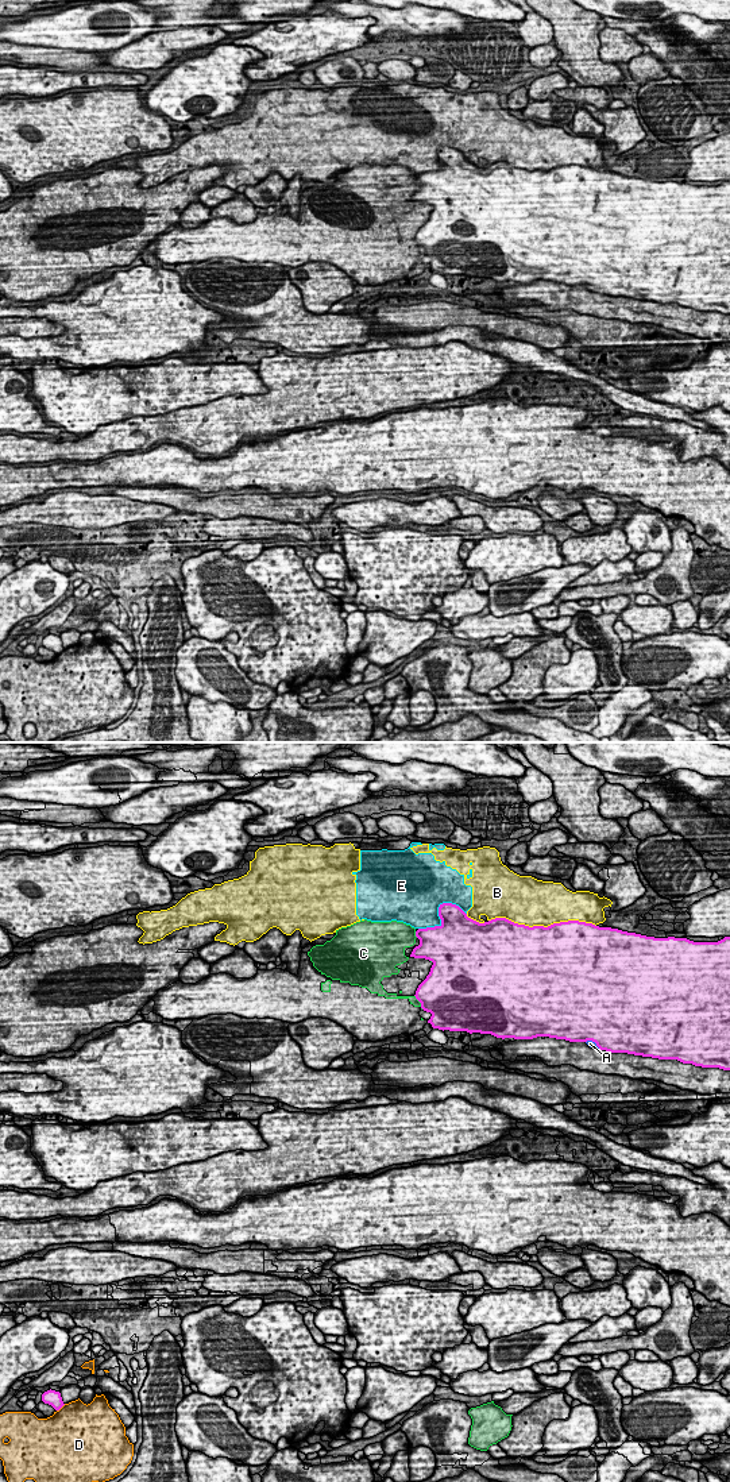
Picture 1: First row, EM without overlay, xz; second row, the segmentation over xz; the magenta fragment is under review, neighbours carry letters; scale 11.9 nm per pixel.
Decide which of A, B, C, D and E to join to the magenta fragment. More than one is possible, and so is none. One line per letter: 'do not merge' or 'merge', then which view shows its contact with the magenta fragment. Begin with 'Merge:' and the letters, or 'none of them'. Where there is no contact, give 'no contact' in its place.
Merge: A
A: merge; contact in xz
B: do not merge; contact in xz
C: do not merge; contact in xz
D: do not merge; contact in xz
E: do not merge; contact in xz

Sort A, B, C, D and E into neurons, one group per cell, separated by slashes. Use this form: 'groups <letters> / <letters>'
groups A / B E / C / D

